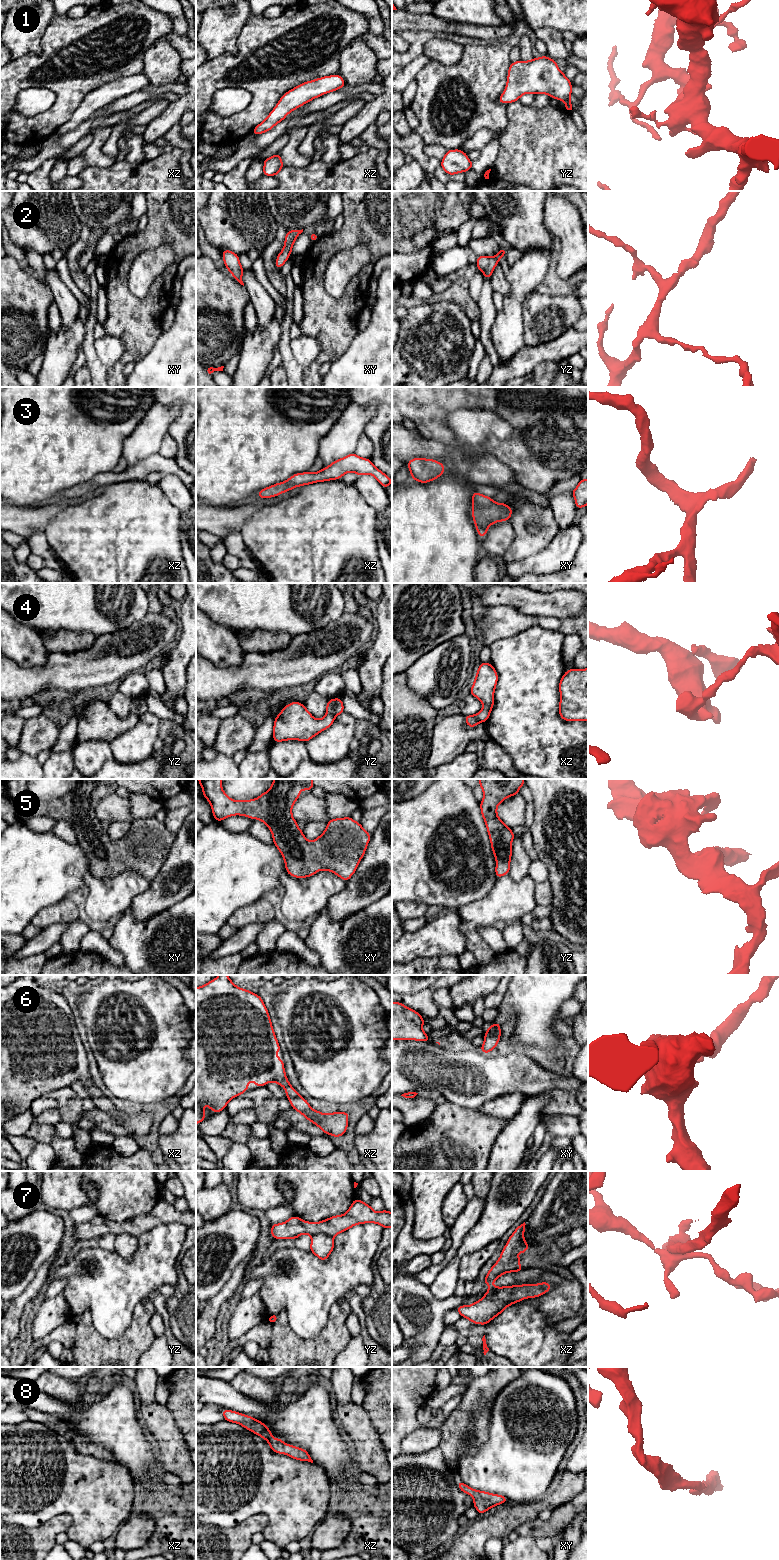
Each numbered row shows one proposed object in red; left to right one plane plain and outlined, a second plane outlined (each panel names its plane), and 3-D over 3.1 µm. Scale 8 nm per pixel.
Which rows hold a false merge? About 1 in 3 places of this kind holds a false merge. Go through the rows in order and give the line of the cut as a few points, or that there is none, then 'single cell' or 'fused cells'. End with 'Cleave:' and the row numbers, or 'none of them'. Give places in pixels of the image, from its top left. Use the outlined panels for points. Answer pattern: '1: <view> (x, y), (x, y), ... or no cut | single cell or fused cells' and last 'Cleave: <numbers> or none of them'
1: no cut | single cell
2: no cut | single cell
3: no cut | single cell
4: xz (475, 715), (480, 722) | fused cells
5: no cut | single cell
6: no cut | single cell
7: xz (521, 1285), (512, 1289), (500, 1288), (492, 1295), (485, 1295) | fused cells
8: no cut | single cell
Cleave: 4, 7

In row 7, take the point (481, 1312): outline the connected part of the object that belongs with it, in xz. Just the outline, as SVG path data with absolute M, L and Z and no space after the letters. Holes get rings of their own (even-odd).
M541 1282L539 1284L523 1284L513 1290L502 1288L493 1296L483 1297L473 1304L461 1305L456 1308L459 1314L469 1319L474 1324L487 1325L489 1321L509 1302L517 1303L526 1298L536 1298L548 1292L551 1284Z

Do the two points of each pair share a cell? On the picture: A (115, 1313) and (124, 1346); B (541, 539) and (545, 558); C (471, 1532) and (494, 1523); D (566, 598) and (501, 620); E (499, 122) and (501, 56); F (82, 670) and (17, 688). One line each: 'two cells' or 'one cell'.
A: two cells
B: two cells
C: one cell
D: two cells
E: one cell
F: one cell

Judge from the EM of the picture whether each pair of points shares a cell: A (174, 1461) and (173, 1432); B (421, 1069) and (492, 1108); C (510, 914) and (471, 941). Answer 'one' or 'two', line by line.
A: one
B: two
C: one

